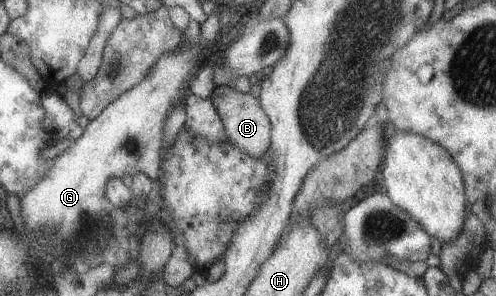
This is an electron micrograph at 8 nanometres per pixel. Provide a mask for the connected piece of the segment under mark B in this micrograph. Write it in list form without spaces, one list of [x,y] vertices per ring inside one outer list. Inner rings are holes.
[[[228,86],[215,87],[209,97],[212,105],[216,107],[216,113],[224,125],[226,138],[240,151],[244,151],[248,157],[258,159],[262,153],[266,153],[270,144],[270,121],[259,105],[259,99],[255,99],[248,92],[238,93]]]

